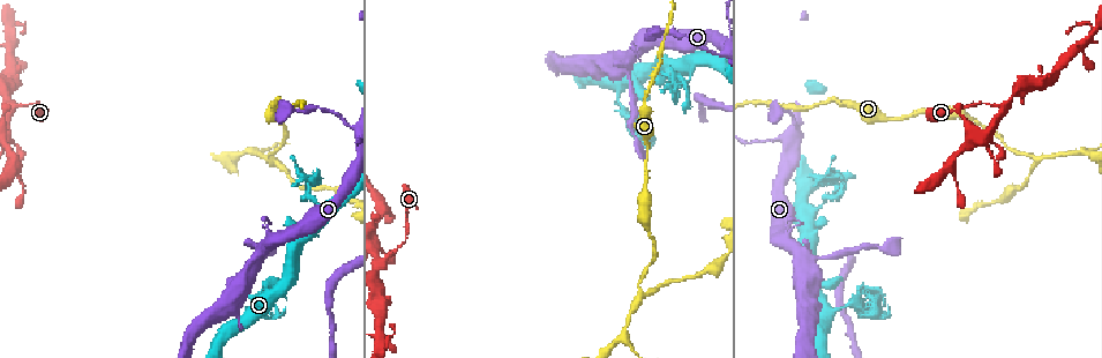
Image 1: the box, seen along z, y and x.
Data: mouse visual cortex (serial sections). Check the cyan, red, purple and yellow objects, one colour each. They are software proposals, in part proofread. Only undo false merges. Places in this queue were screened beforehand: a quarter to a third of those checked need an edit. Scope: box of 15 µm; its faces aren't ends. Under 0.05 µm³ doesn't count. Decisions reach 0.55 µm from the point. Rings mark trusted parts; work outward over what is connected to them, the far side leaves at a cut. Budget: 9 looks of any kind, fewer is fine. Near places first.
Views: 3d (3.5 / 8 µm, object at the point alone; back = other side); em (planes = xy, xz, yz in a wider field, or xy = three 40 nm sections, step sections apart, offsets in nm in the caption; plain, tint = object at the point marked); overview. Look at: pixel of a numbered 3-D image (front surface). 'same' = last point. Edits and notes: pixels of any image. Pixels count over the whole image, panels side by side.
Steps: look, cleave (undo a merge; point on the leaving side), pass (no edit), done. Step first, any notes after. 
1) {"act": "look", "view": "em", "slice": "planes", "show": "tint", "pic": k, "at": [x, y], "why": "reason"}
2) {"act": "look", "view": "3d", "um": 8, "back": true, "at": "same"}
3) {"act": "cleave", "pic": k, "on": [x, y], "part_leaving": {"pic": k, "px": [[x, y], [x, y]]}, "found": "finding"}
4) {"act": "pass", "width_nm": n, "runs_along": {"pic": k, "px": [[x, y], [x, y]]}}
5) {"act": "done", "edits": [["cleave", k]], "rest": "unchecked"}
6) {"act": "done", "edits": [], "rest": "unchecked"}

{"act": "look", "view": "3d", "um": 8, "back": true, "pic": 1, "at": [676, 79], "why": "sharp bend"}

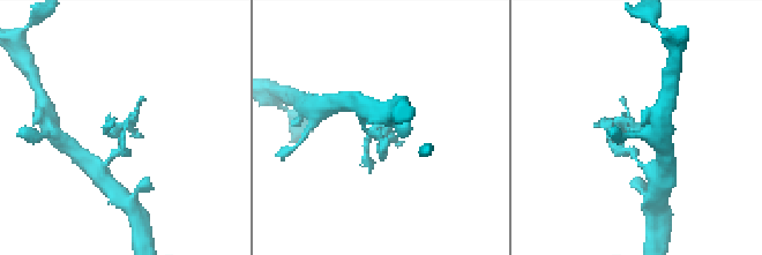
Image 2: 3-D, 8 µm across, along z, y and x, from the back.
{"act": "look", "view": "em", "slice": "xy", "step": 5, "show": "tint", "pic": 2, "at": [384, 131]}

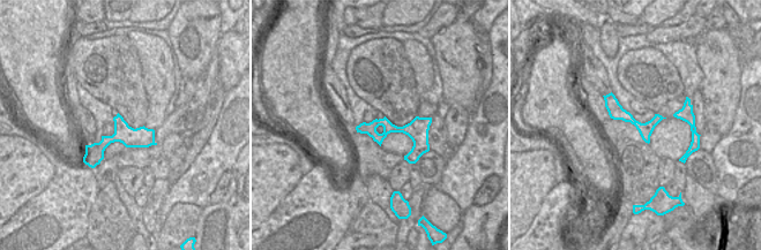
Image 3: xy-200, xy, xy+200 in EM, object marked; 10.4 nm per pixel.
{"act": "pass", "runs_along": {"pic": 3, "px": [[359, 128], [409, 129], [426, 146]]}, "found": "one cell here"}

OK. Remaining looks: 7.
{"act": "look", "view": "3d", "um": 8, "pic": 1, "at": [624, 61], "why": "sharp bend"}

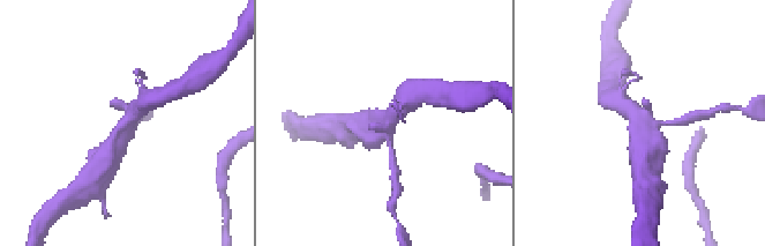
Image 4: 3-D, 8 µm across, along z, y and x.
{"act": "look", "view": "3d", "um": 3.5, "pic": 4, "at": [383, 122]}

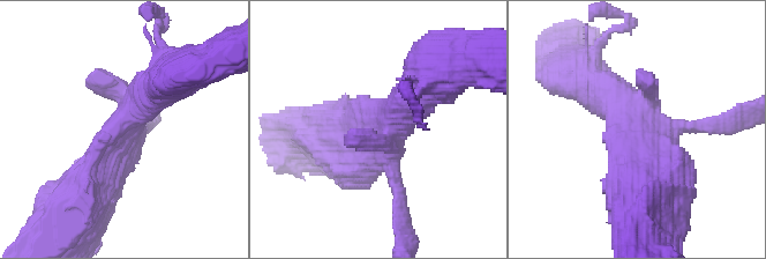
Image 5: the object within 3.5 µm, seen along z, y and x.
{"act": "look", "view": "em", "slice": "planes", "show": "tint", "pic": 5, "at": [380, 133]}

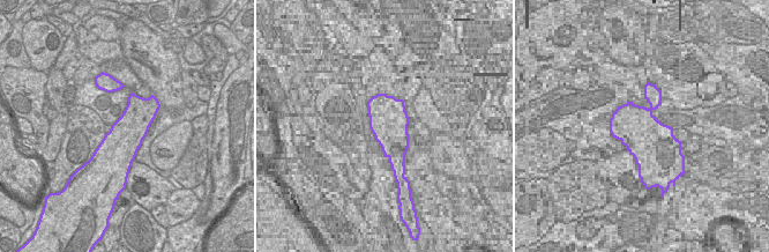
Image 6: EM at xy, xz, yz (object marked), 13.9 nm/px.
{"act": "pass", "runs_along": {"pic": 5, "px": [[157, 88], [136, 106], [83, 199]]}, "found": "all the same cell"}

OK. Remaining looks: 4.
{"act": "look", "view": "3d", "um": 8, "pic": 1, "at": [625, 109], "why": "three arms meet"}

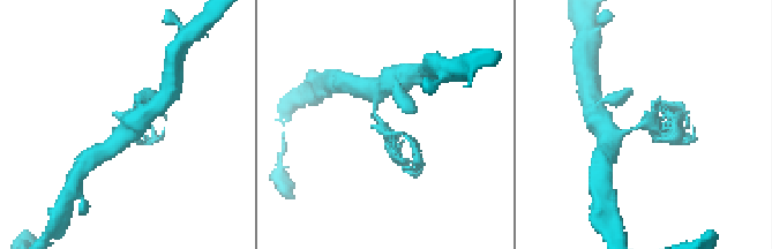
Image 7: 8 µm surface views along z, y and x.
{"act": "look", "view": "em", "slice": "planes", "show": "tint", "pic": 7, "at": [380, 123]}

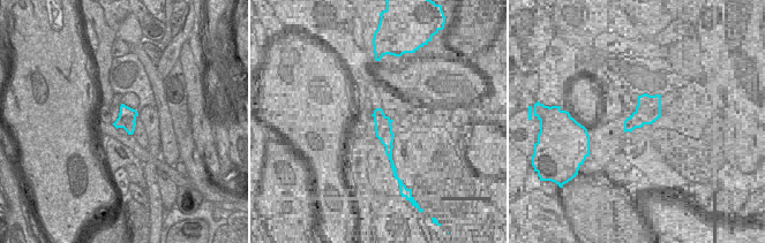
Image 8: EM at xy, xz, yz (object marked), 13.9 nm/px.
{"act": "pass", "width_nm": 260, "runs_along": {"pic": 7, "px": [[377, 98], [375, 113], [394, 149]]}, "found": "all the same cell"}

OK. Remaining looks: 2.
{"act": "done", "edits": [], "rest": "unchecked"}

